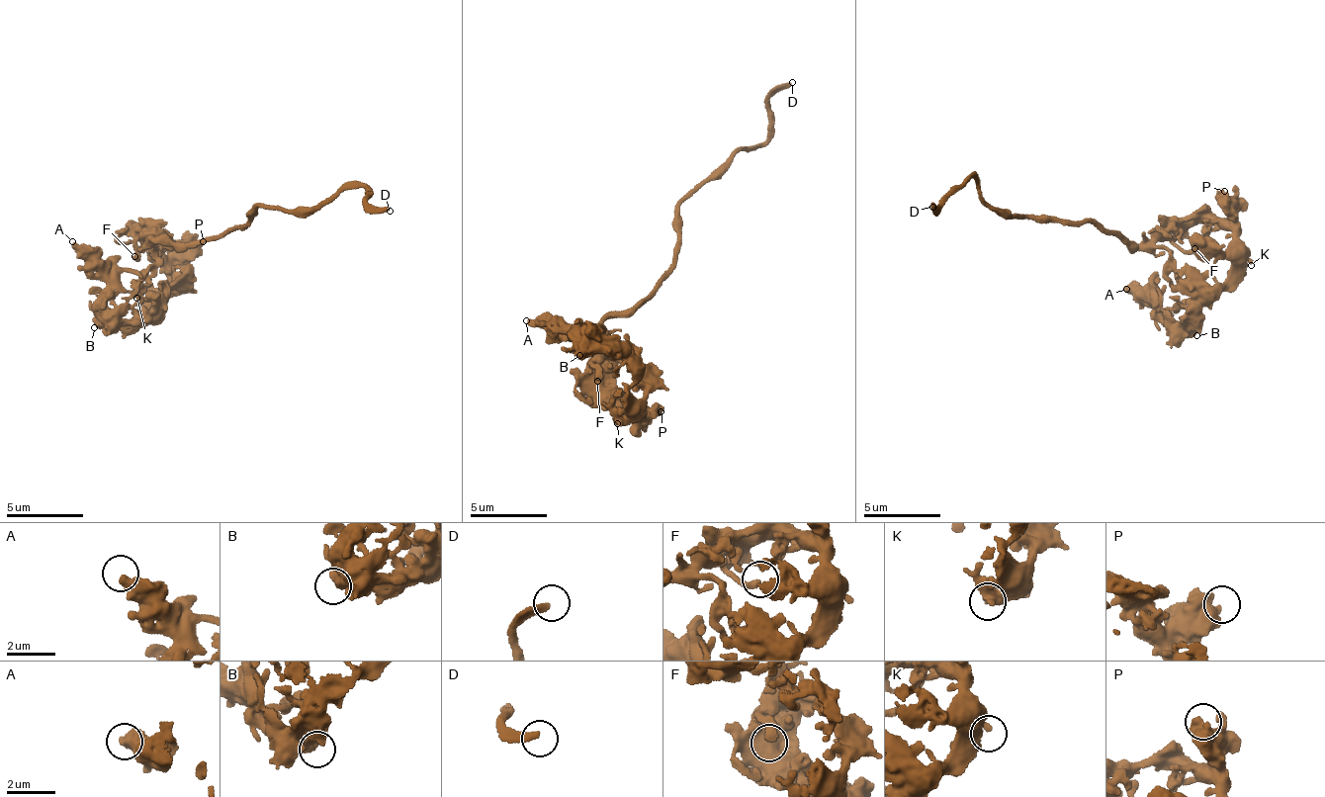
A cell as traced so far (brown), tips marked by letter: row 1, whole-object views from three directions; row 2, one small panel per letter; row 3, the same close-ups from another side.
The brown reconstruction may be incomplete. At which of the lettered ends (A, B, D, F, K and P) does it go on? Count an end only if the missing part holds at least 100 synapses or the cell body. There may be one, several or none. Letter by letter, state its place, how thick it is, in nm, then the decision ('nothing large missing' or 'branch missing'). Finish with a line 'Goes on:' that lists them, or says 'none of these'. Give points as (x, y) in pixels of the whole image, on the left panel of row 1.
A: (72, 241) | 440 nm | nothing large missing
B: (94, 327) | 700 nm | nothing large missing
D: (390, 211) | 320 nm | branch missing
F: (134, 256) | 320 nm | nothing large missing
K: (136, 298) | 240 nm | nothing large missing
P: (203, 241) | 650 nm | nothing large missing
Goes on: D

